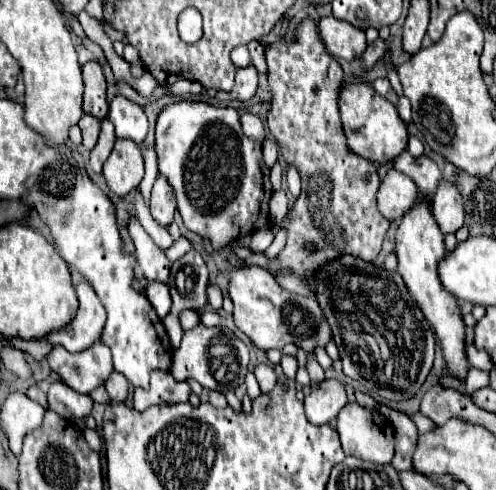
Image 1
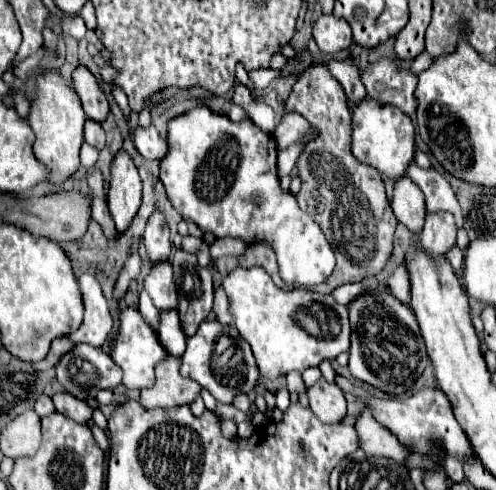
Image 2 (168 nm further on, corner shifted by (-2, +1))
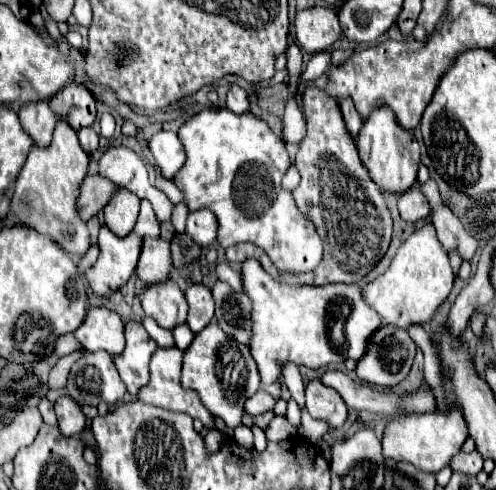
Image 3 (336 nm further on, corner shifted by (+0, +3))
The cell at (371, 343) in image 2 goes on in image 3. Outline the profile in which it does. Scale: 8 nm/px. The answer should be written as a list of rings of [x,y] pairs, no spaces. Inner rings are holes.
[[[384,326],[368,344],[366,356],[358,362],[356,376],[374,386],[396,386],[406,378],[416,356],[416,344],[408,332]]]

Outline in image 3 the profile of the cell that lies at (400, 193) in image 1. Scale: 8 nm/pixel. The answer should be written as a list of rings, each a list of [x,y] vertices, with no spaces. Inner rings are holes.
[[[410,188],[408,192],[398,196],[398,210],[402,220],[406,222],[418,222],[430,216],[430,206],[424,194],[420,194],[420,188]]]

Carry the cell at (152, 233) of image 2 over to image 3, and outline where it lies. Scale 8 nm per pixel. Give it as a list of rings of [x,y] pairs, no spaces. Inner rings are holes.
[[[144,238],[142,254],[136,266],[136,276],[144,282],[144,286],[160,284],[168,280],[168,272],[172,268],[172,252],[170,242],[162,238]]]

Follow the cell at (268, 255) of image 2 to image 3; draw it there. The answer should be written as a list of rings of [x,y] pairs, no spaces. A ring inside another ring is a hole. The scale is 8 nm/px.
[[[308,88],[302,102],[306,110],[306,136],[300,142],[300,150],[294,162],[300,170],[302,182],[292,194],[300,212],[306,214],[318,230],[324,246],[322,262],[320,266],[316,266],[316,270],[308,274],[282,274],[274,268],[272,260],[264,256],[264,252],[254,244],[228,246],[226,258],[238,264],[248,258],[256,258],[262,268],[278,282],[310,286],[326,286],[338,282],[356,284],[378,264],[378,260],[382,260],[388,250],[392,236],[390,210],[384,202],[382,192],[372,182],[368,170],[360,162],[354,140],[344,128],[342,112],[338,110],[336,102],[332,102],[332,98],[328,98],[320,88]]]

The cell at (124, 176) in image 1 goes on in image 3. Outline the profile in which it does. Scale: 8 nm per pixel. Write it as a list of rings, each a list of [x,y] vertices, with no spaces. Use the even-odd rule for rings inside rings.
[[[120,188],[104,208],[104,220],[106,226],[116,236],[128,236],[138,220],[138,212],[140,212],[140,198],[130,190]]]

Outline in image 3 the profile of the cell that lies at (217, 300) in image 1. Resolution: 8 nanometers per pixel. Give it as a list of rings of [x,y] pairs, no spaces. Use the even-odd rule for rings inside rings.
[[[216,282],[212,288],[216,300],[216,322],[220,328],[236,338],[240,344],[250,346],[252,338],[252,302],[246,294],[234,292],[226,282]]]

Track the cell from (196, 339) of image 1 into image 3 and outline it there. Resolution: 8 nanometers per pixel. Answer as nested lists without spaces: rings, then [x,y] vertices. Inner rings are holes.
[[[210,322],[202,332],[196,334],[196,338],[192,340],[190,348],[184,352],[184,362],[182,362],[182,386],[190,388],[194,392],[198,392],[200,402],[206,406],[206,410],[216,416],[222,418],[226,426],[240,426],[242,424],[242,416],[244,416],[244,402],[258,390],[254,384],[252,386],[230,386],[228,390],[224,390],[224,386],[220,384],[218,376],[216,376],[216,352],[218,348],[226,342],[226,334],[220,330],[220,326],[216,322]]]

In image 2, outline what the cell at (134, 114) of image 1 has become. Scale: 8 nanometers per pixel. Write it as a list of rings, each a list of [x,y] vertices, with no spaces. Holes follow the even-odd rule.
[[[138,126],[132,134],[132,140],[134,140],[134,146],[136,150],[148,158],[148,160],[162,160],[162,156],[166,154],[166,140],[160,138],[158,130],[154,126]]]

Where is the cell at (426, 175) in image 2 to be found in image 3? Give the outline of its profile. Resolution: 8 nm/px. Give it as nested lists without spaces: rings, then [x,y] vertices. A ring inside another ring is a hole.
[[[428,180],[426,184],[420,186],[420,190],[424,192],[424,196],[428,198],[428,202],[432,206],[432,224],[436,228],[438,242],[444,246],[446,252],[454,250],[454,252],[460,254],[462,260],[472,260],[472,256],[476,254],[480,244],[478,244],[476,238],[472,238],[464,230],[460,220],[442,204],[436,182]]]

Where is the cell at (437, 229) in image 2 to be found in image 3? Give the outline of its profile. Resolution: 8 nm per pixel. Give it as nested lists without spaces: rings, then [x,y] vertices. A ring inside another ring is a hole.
[[[426,224],[398,248],[388,272],[368,284],[362,284],[362,292],[366,302],[380,314],[384,324],[408,330],[414,324],[424,326],[432,320],[438,306],[448,298],[452,282],[454,274],[448,262],[448,254],[444,254],[434,226]]]

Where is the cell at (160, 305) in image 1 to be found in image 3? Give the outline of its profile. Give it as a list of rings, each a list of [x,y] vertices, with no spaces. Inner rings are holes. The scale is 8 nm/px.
[[[180,324],[180,326],[176,326],[176,328],[172,330],[172,334],[174,334],[176,346],[178,346],[180,350],[186,350],[186,348],[190,346],[192,338],[194,338],[194,332],[192,332],[192,330],[190,330],[186,324]]]

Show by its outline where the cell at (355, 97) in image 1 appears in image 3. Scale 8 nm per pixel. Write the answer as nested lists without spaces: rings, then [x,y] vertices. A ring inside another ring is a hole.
[[[378,108],[370,114],[358,134],[358,156],[366,166],[368,174],[380,188],[380,192],[402,194],[416,184],[416,174],[420,166],[420,144],[414,140],[412,132],[400,128],[390,108]]]

